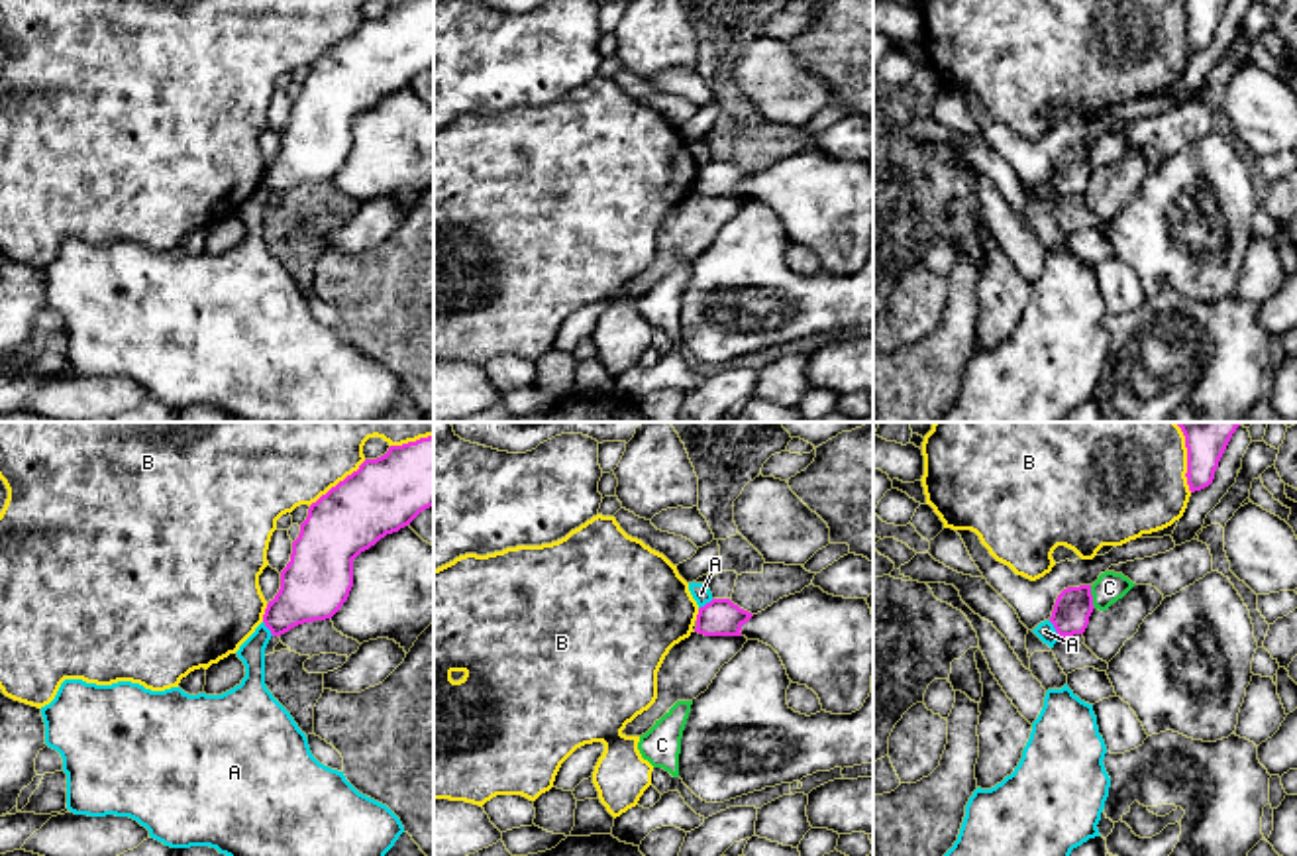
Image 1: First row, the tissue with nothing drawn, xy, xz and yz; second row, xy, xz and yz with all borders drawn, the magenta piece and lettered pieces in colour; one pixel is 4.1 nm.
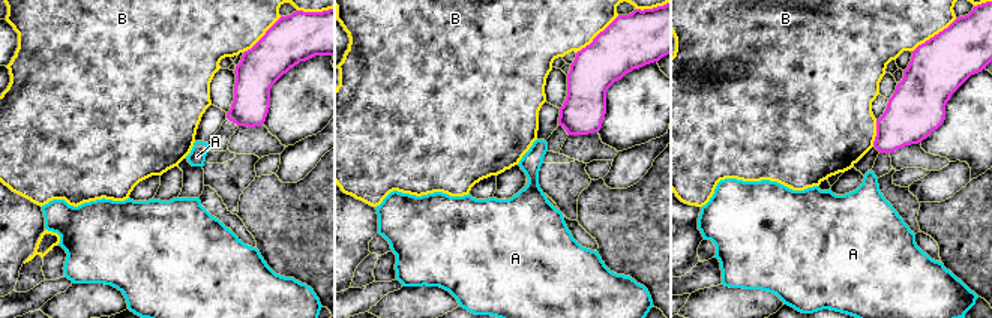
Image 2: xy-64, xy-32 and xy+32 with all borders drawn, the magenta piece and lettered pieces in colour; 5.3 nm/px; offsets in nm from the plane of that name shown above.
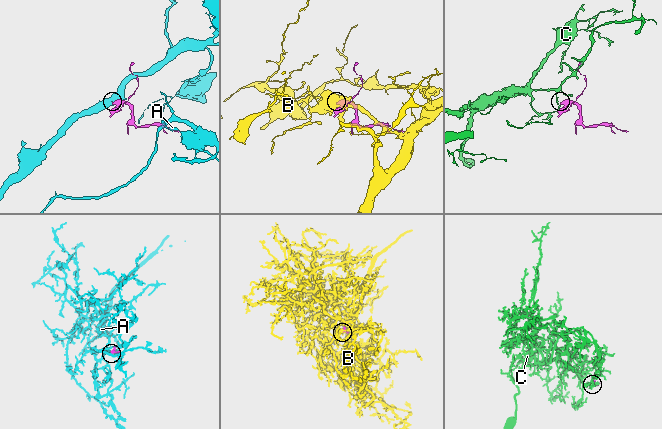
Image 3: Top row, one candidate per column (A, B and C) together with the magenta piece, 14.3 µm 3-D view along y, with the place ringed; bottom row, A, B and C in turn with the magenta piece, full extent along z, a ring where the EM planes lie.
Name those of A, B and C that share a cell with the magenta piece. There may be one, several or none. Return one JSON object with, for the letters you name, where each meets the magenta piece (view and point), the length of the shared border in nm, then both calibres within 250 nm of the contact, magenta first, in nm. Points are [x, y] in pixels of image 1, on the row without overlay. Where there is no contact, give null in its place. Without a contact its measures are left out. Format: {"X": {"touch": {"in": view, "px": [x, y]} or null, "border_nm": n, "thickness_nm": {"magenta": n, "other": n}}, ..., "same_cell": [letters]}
{"same_cell": []}

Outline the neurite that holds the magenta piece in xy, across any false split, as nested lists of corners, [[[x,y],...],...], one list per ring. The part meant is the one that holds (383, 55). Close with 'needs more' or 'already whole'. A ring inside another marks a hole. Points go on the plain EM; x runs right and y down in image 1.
[[[434,0],[390,6],[310,65],[263,183],[273,196],[332,179],[353,147],[353,120],[434,67]]]; already whole

